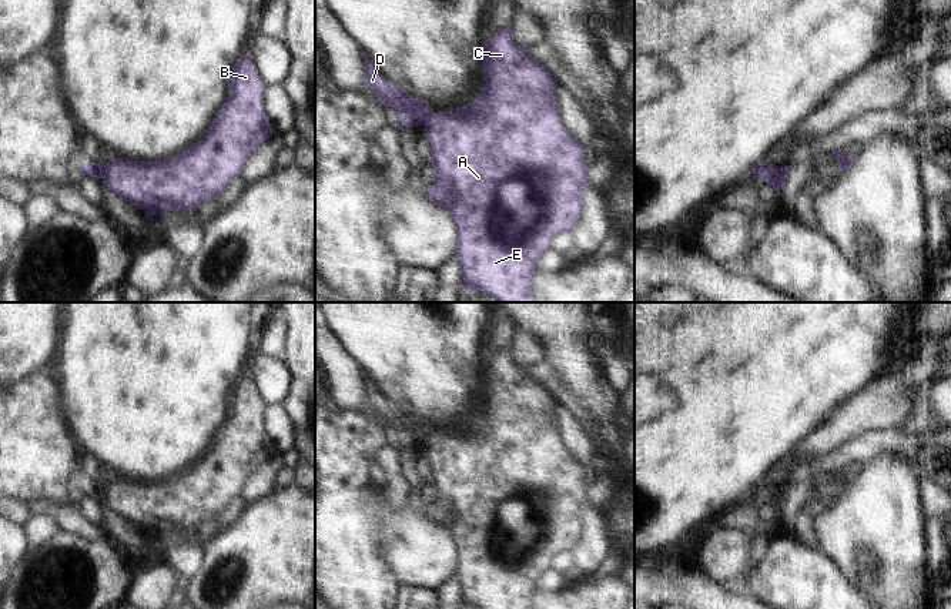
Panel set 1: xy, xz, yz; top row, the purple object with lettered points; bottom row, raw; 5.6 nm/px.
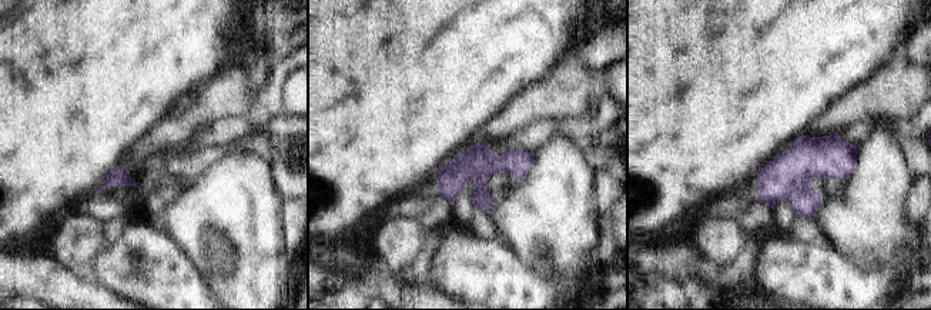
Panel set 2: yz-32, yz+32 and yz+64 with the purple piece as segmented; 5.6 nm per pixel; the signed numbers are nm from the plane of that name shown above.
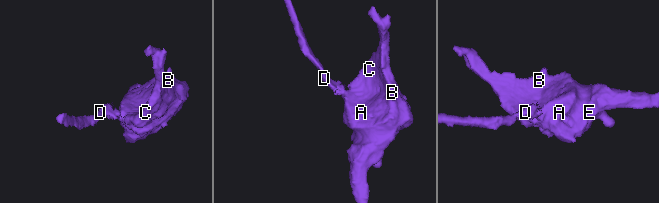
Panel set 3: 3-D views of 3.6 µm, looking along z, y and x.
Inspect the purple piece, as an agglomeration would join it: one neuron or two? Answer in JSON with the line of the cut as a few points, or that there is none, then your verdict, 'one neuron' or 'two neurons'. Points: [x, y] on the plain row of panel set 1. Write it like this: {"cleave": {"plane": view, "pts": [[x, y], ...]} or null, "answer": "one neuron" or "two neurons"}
{"cleave": {"plane": "yz", "pts": [[773, 484], [767, 495], [756, 495]]}, "answer": "two neurons"}

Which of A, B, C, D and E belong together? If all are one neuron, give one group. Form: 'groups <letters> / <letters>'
groups A B C E / D

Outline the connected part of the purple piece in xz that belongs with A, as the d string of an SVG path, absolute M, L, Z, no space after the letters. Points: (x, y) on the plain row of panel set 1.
M505 348L498 351L489 361L483 362L483 404L480 412L471 424L451 428L445 432L429 434L425 439L425 458L431 462L429 483L433 488L433 503L425 506L425 516L433 523L442 526L456 543L456 580L462 586L462 608L466 609L532 609L532 599L536 593L536 580L550 569L550 559L557 552L569 552L573 543L579 539L582 529L582 515L592 503L587 499L587 486L585 483L583 465L575 459L562 445L556 418L553 414L556 399L539 382L532 381L525 375L526 367L513 361L512 349Z

